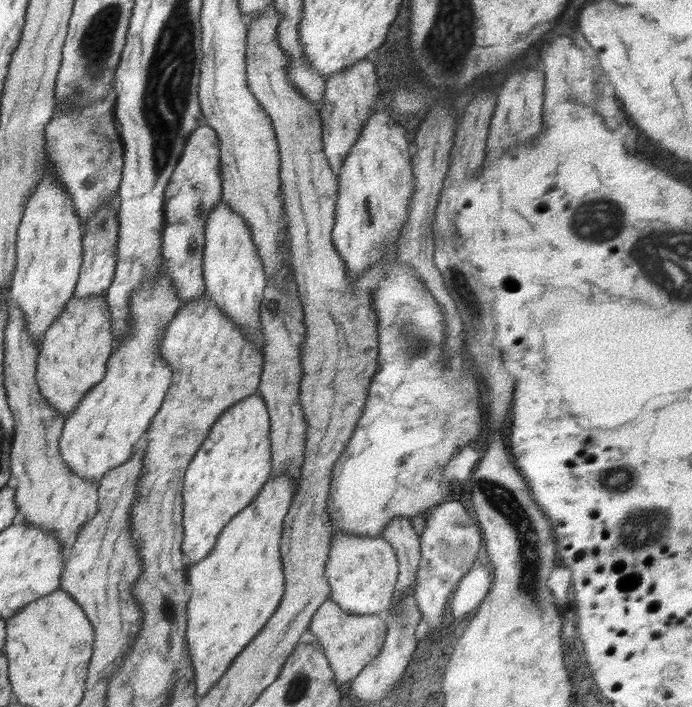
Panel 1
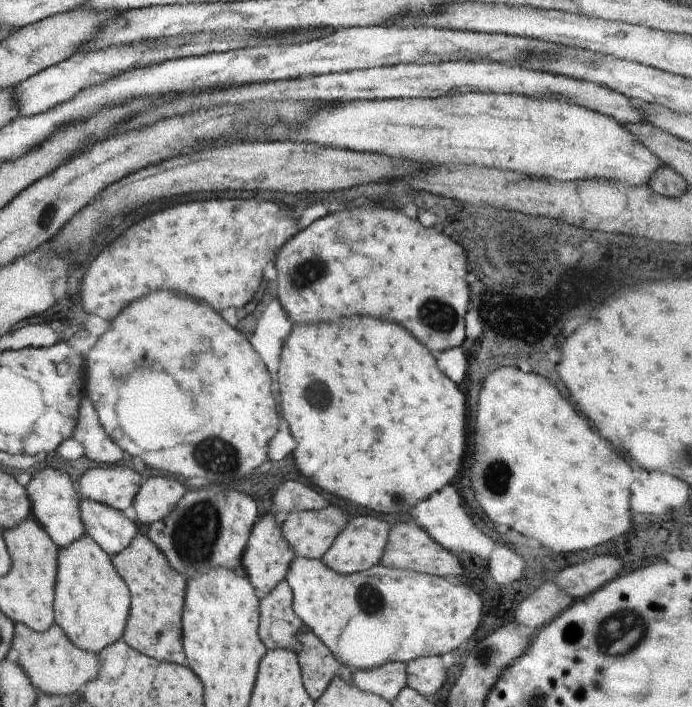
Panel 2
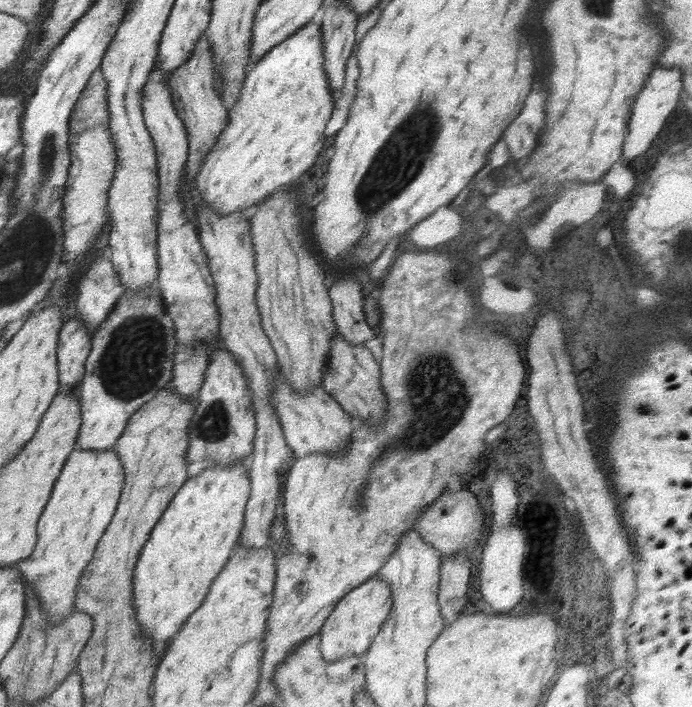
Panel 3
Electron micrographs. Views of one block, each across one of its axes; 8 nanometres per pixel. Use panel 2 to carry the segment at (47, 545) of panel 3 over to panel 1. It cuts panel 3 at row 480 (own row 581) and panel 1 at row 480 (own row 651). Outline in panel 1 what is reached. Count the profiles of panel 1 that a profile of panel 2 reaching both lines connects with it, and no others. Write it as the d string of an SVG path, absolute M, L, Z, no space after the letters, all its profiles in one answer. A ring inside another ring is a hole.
M163 263L154 279L135 289L130 299L130 328L123 344L112 352L104 378L86 392L63 424L59 438L60 456L76 476L96 485L106 472L130 460L134 448L160 410L172 382L172 370L160 356L160 345L168 323L180 308L178 296L165 272Z

